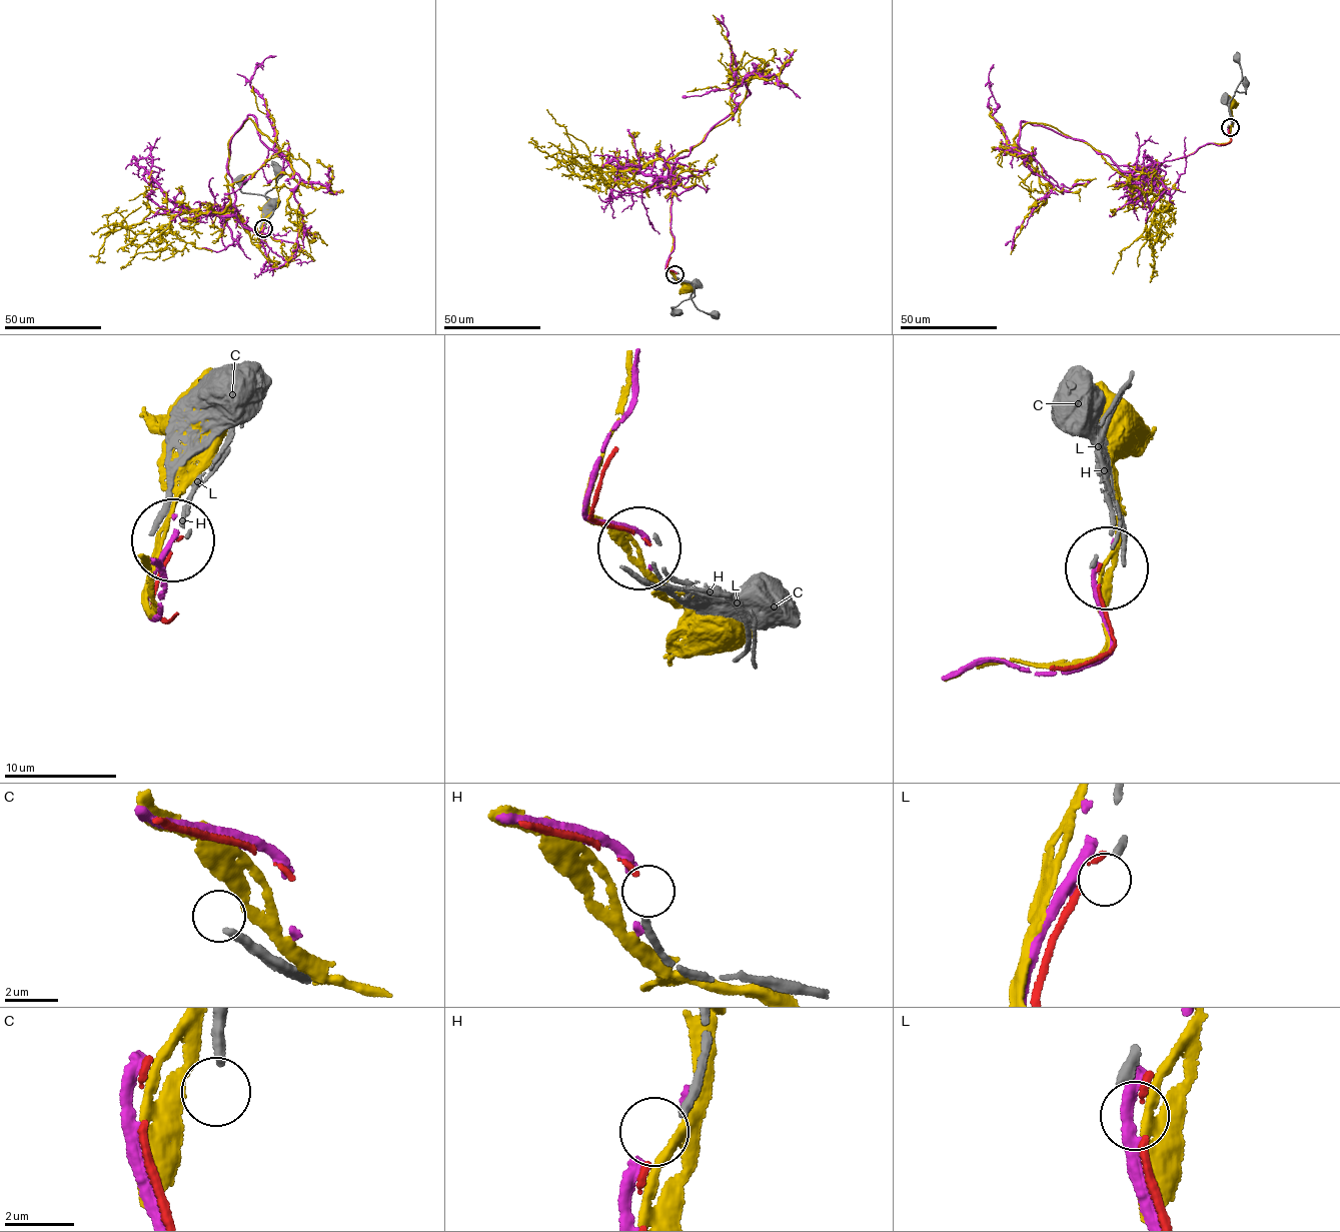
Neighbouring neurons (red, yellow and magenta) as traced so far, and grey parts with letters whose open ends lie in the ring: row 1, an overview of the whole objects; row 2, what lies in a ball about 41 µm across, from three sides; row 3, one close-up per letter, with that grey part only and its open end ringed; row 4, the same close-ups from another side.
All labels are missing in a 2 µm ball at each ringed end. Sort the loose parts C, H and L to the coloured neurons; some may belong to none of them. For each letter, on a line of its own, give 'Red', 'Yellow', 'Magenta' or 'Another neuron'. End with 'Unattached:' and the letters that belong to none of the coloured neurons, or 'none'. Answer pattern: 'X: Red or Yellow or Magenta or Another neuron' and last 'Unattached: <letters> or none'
C: Another neuron
H: Red
L: Another neuron
Unattached: C, L

